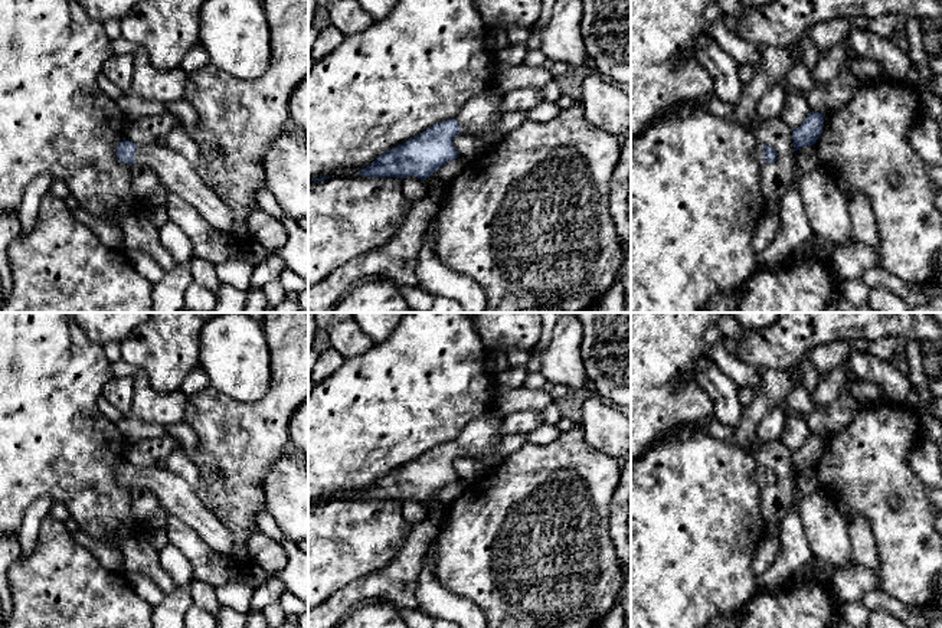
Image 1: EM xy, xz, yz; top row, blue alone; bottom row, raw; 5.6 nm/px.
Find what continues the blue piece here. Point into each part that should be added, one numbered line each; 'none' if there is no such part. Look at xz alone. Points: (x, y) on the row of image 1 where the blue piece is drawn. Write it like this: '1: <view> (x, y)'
1: xz (478, 117)

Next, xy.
1: xy (176, 173)

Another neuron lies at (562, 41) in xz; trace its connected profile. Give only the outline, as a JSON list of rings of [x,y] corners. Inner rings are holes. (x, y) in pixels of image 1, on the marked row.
[[[556,0],[550,22],[542,36],[547,63],[586,68],[589,58],[580,33],[583,7],[580,0]]]

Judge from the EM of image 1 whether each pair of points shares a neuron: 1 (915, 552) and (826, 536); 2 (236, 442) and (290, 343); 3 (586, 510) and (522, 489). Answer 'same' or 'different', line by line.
1: different
2: same
3: same

